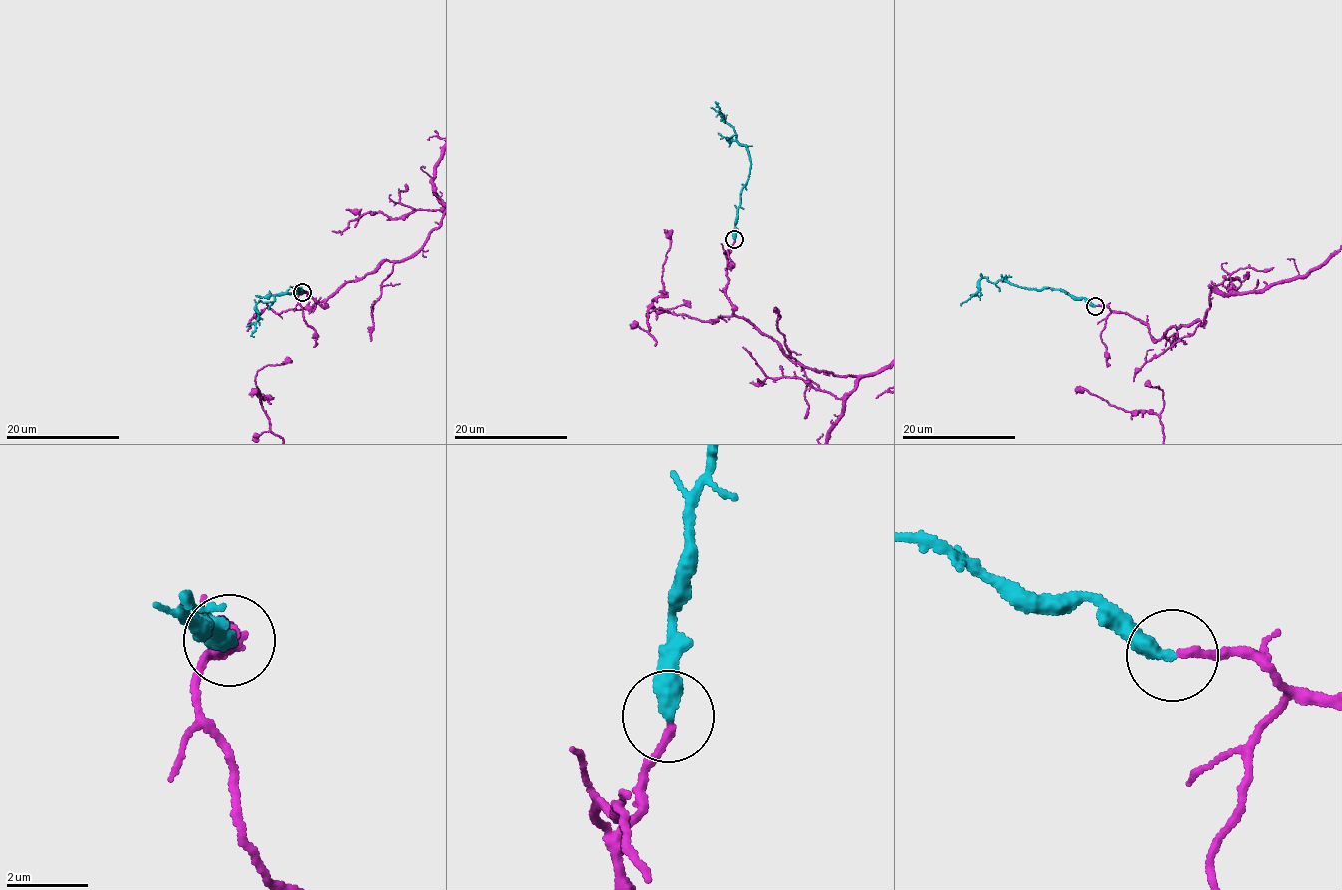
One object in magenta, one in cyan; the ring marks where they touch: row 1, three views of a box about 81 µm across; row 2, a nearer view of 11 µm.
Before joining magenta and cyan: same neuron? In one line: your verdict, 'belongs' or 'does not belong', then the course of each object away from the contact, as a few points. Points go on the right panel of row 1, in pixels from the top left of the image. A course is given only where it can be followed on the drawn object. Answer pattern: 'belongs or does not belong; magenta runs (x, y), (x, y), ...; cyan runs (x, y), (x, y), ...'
belongs; cyan runs (1095, 305), (1058, 290), (1024, 287), (1003, 280), (992, 283), (985, 278), (960, 306)

